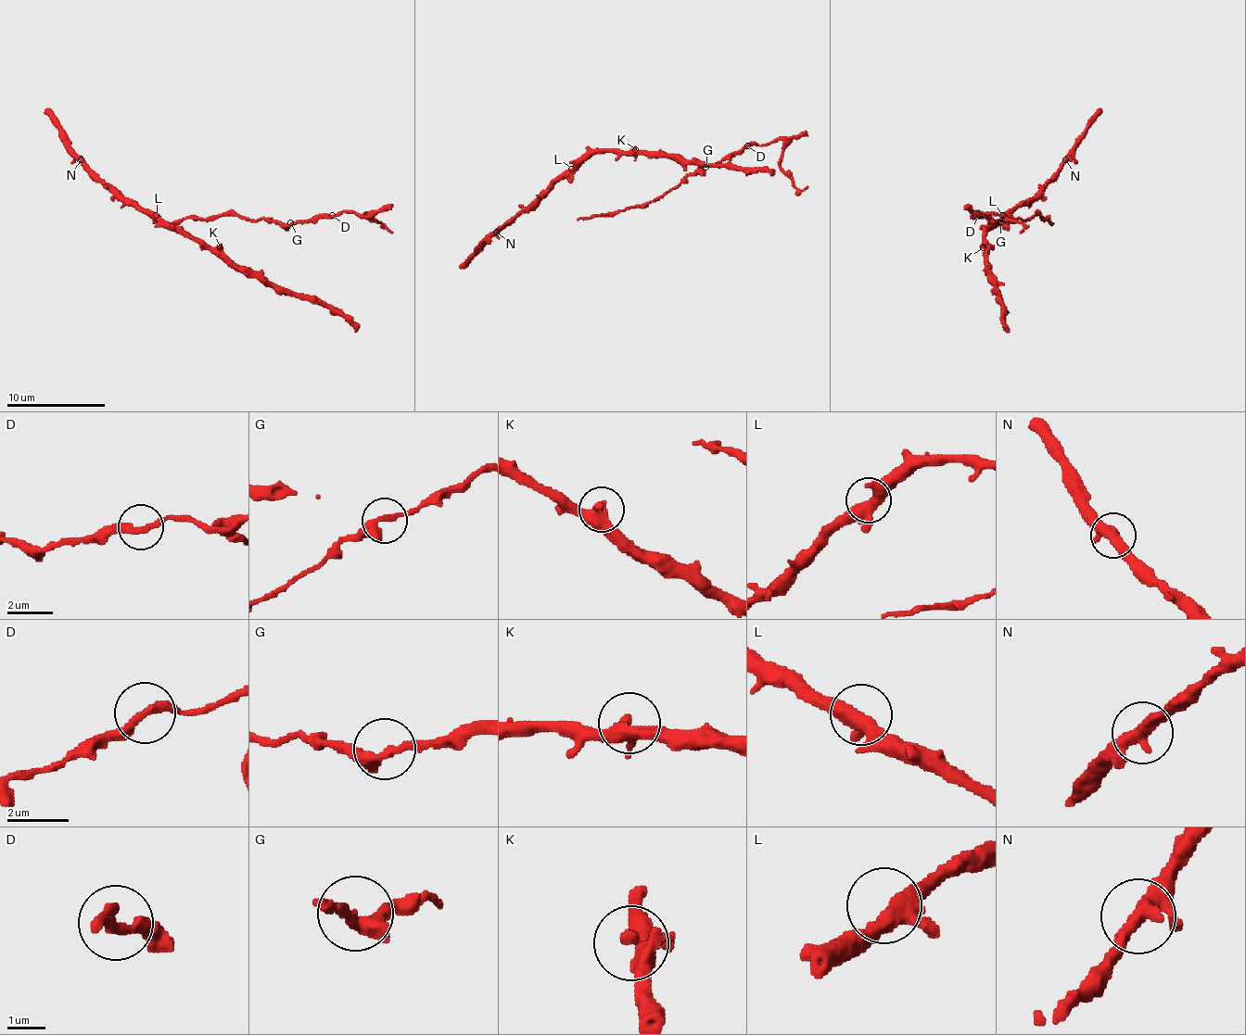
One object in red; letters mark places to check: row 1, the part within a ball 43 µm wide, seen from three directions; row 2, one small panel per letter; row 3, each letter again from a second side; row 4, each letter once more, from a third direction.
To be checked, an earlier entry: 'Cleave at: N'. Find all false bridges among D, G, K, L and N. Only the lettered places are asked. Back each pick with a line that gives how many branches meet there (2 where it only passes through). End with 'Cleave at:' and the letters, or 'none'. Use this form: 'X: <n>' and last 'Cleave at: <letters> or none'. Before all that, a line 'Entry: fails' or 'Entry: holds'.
Entry: fails
Cleave at: none

